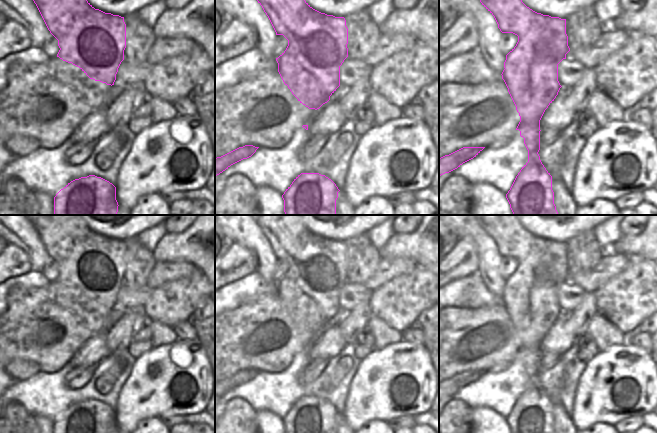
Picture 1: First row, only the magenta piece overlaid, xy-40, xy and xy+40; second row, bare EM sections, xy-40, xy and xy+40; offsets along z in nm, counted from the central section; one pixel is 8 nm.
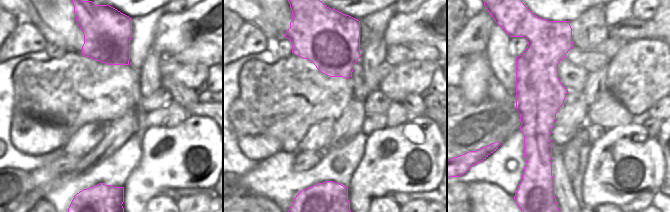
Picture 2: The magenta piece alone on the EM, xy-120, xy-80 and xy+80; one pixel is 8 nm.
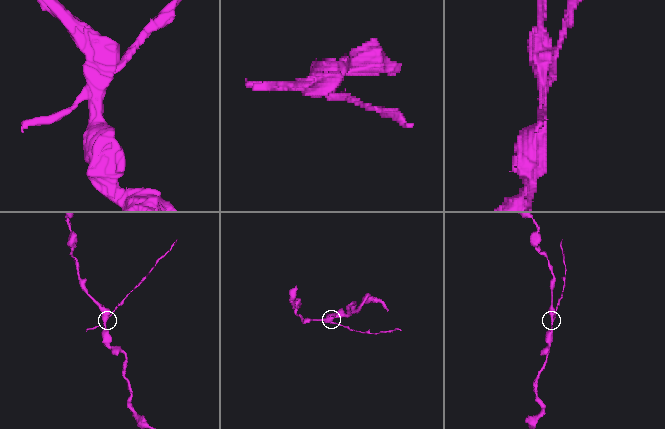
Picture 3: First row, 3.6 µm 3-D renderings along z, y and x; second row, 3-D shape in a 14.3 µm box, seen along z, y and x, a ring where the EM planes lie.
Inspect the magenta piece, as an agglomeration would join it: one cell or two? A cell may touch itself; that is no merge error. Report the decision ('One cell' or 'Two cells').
Two cells.

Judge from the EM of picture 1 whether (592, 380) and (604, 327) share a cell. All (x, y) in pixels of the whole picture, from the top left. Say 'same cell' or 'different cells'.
different cells

